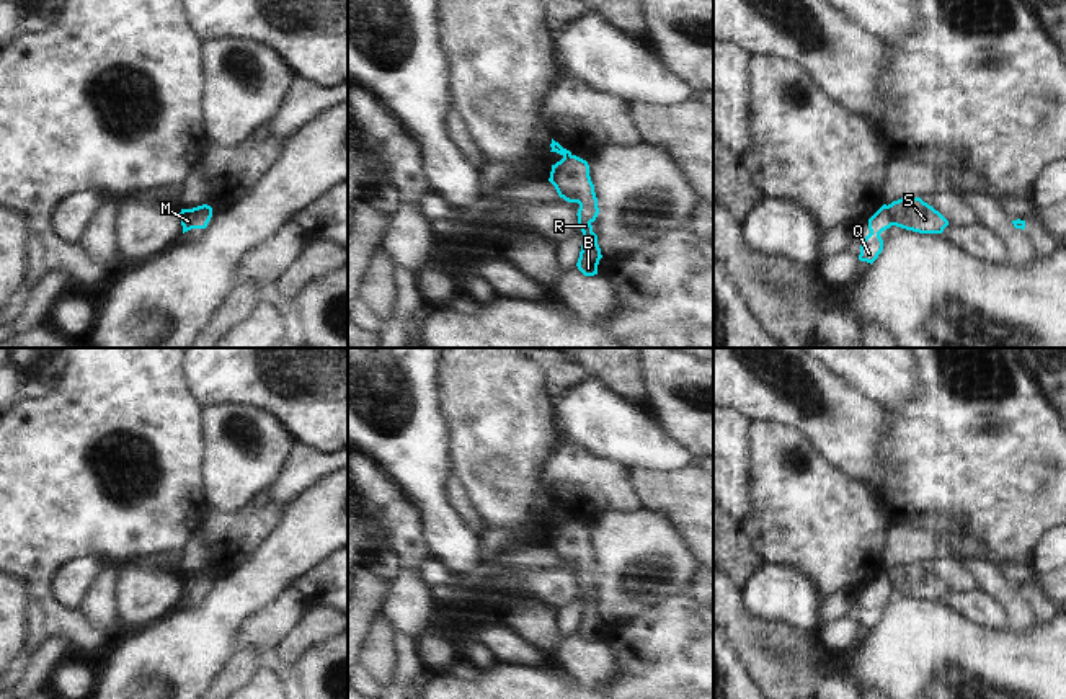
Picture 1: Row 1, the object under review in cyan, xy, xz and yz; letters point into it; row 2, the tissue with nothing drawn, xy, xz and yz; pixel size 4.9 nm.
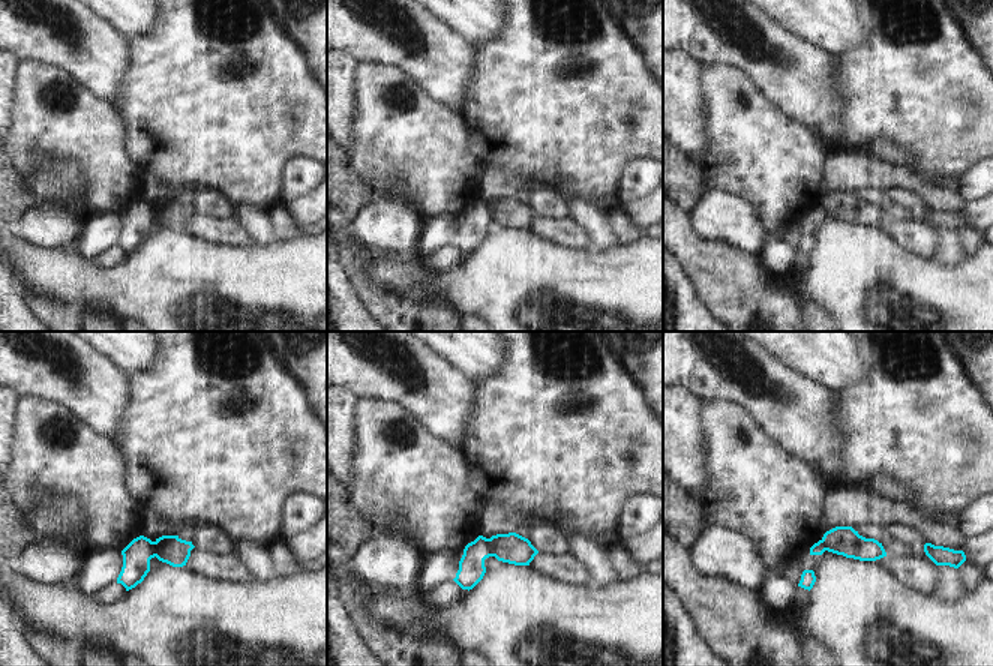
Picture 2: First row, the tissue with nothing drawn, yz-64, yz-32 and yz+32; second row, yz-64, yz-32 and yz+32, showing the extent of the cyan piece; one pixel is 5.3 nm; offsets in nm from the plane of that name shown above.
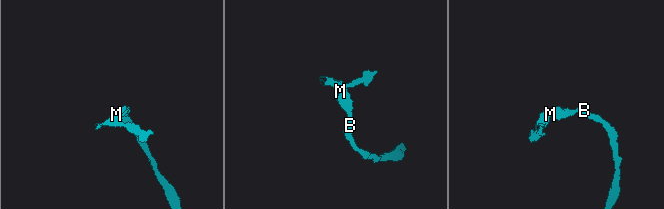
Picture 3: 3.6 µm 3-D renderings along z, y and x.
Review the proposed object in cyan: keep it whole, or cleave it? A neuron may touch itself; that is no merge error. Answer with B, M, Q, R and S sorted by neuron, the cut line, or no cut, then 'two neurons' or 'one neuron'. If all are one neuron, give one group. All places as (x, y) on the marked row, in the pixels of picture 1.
B R S / M Q | yz (887, 206), (893, 224) | two neurons

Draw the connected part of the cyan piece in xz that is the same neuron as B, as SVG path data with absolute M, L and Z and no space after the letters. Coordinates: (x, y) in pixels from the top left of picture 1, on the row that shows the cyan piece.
M576 155L563 157L552 165L549 181L555 186L560 198L580 204L576 216L578 227L583 232L583 245L576 266L584 276L597 274L602 255L591 224L596 220L599 207L588 162Z

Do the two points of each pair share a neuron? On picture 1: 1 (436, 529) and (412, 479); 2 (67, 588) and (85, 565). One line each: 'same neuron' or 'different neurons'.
1: same neuron
2: same neuron

